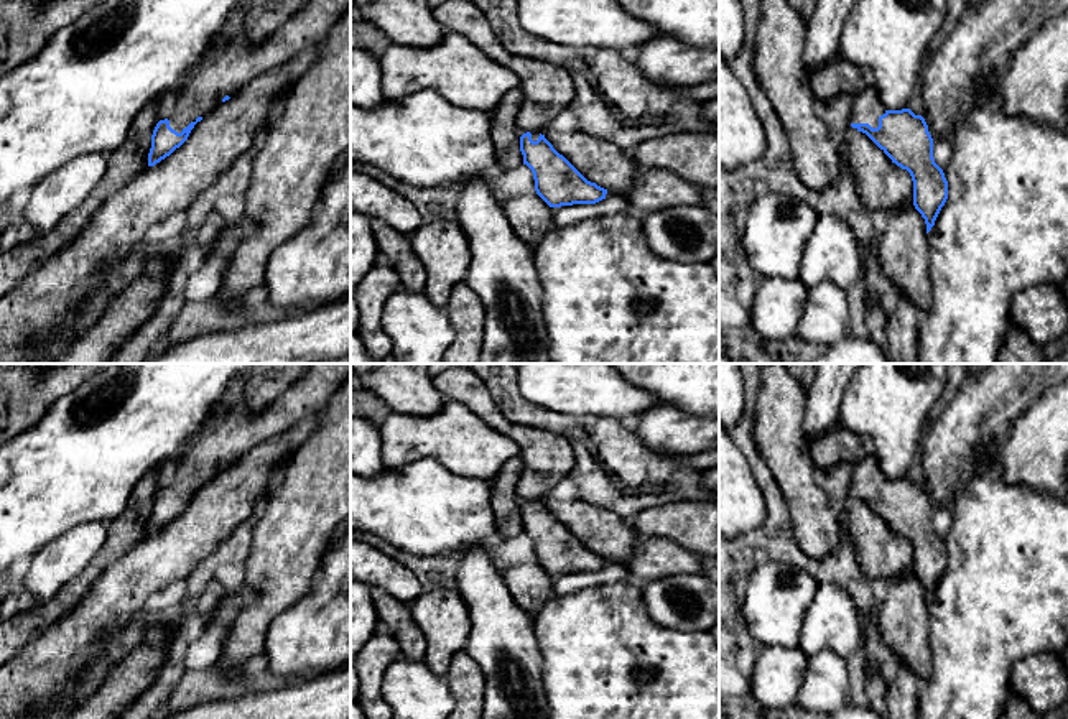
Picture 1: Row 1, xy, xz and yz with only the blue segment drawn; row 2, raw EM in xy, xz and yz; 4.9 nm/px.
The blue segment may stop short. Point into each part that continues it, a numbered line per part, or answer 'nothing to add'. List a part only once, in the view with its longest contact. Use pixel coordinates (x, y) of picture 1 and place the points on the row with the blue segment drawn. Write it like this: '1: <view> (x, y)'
1: yz (866, 106)

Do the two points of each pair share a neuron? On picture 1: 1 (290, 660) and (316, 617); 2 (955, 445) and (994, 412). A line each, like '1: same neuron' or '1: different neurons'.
1: same neuron
2: same neuron

